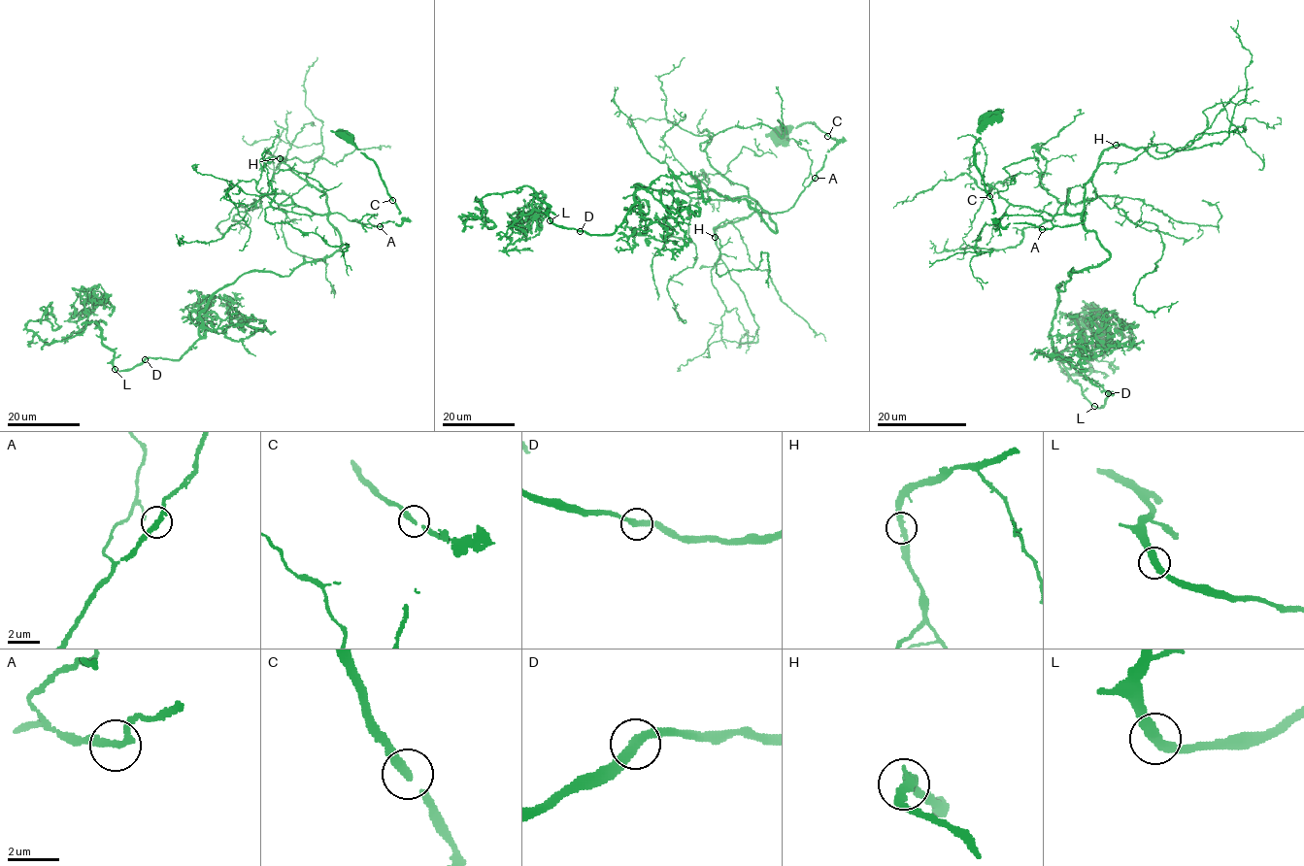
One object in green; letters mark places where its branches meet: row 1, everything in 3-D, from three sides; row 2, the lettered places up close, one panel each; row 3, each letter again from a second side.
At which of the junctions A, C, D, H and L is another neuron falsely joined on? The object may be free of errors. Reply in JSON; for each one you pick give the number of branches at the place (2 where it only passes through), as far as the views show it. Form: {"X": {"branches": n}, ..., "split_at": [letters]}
{"split_at": []}

